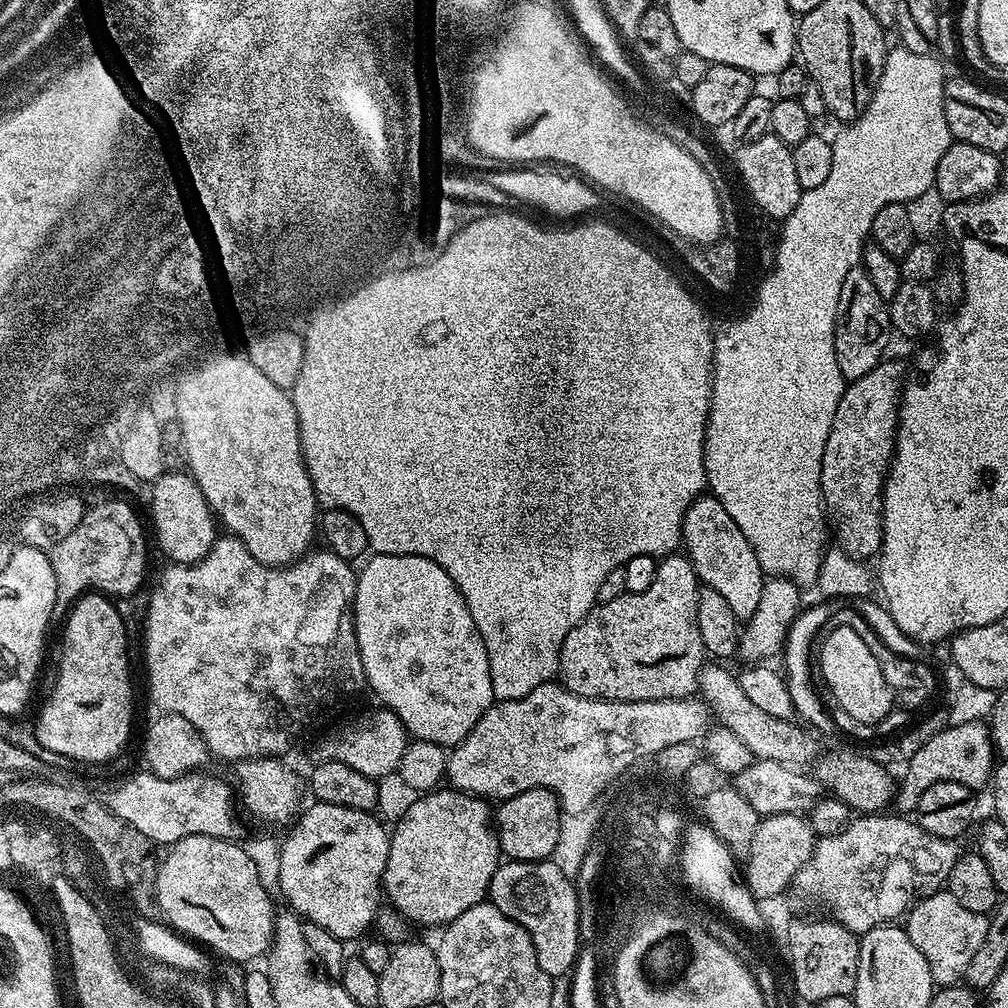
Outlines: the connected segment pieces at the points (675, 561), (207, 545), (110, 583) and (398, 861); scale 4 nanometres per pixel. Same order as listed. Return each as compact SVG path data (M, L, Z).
M684 554L663 557L654 582L641 592L625 592L605 604L597 603L560 647L559 683L591 700L650 702L686 700L697 691L701 668L706 664L702 634L698 634L698 594L702 587L694 566Z
M165 471L151 485L152 528L160 548L173 564L196 564L205 556L218 538L218 521L209 508L196 479L187 471Z
M105 499L97 508L89 507L77 528L68 528L64 537L51 549L52 569L56 579L56 601L52 611L53 621L60 622L68 616L70 609L85 593L95 590L109 597L128 596L140 588L144 571L148 568L148 544L144 541L144 528L136 517L136 512L124 500Z
M444 786L416 798L391 829L382 892L409 925L446 926L487 897L501 856L489 801Z

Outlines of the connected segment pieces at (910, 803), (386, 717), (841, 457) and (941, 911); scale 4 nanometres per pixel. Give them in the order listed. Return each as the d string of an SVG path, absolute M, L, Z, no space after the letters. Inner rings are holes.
M981 721L964 722L962 725L945 726L941 732L933 731L921 750L914 754L903 769L904 777L899 777L898 791L894 796L894 808L900 814L915 813L922 794L934 782L958 782L973 790L987 785L994 775L994 749L992 734L987 723Z
M376 706L373 712L357 718L353 724L337 730L333 736L328 736L320 744L320 760L337 760L346 762L346 766L358 770L358 774L366 774L373 778L388 776L400 767L400 759L410 743L408 732L402 722L389 708Z
M885 358L880 361L870 374L862 374L862 378L851 381L845 387L842 398L838 402L838 410L834 410L834 422L830 434L826 438L826 450L822 450L822 478L820 479L820 489L824 495L824 507L826 509L826 520L834 533L835 543L839 546L845 555L855 557L859 561L868 562L872 556L879 557L880 547L884 544L884 479L888 477L888 467L892 465L892 454L894 451L894 441L896 439L896 426L898 423L898 409L900 406L900 397L902 389L906 383L906 371L896 360Z
M941 890L929 896L917 899L917 904L907 909L906 921L903 929L914 942L914 947L926 958L926 966L930 966L932 983L936 986L951 986L959 984L966 974L966 966L978 951L978 946L988 933L989 917L983 912L966 910L961 906L958 898L946 890Z

